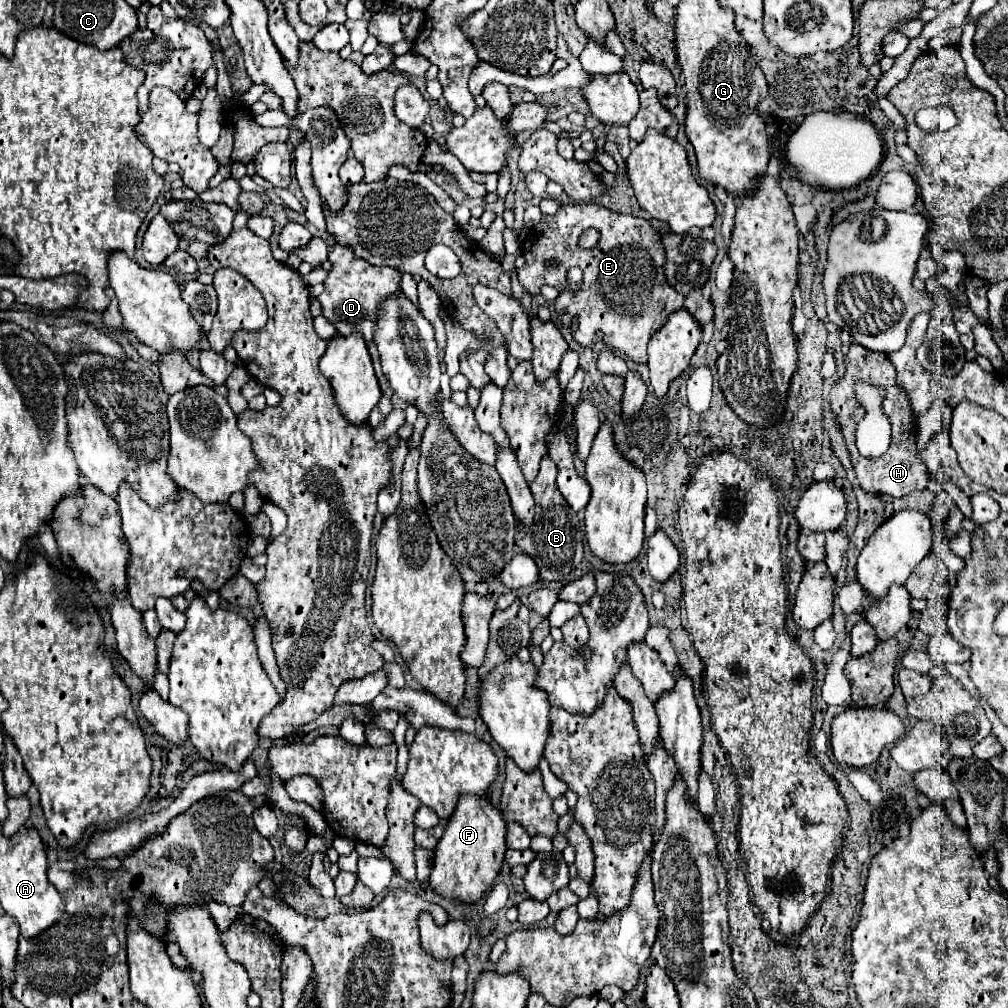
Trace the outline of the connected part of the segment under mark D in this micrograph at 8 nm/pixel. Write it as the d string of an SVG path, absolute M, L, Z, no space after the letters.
M335 244L329 250L329 262L333 264L333 270L329 272L329 278L323 282L325 292L319 296L319 302L323 306L323 316L337 326L339 336L349 336L353 332L359 332L367 342L371 342L377 318L377 306L381 298L399 292L399 270L389 266L367 264L367 260L355 258L351 248L343 248L339 244Z

